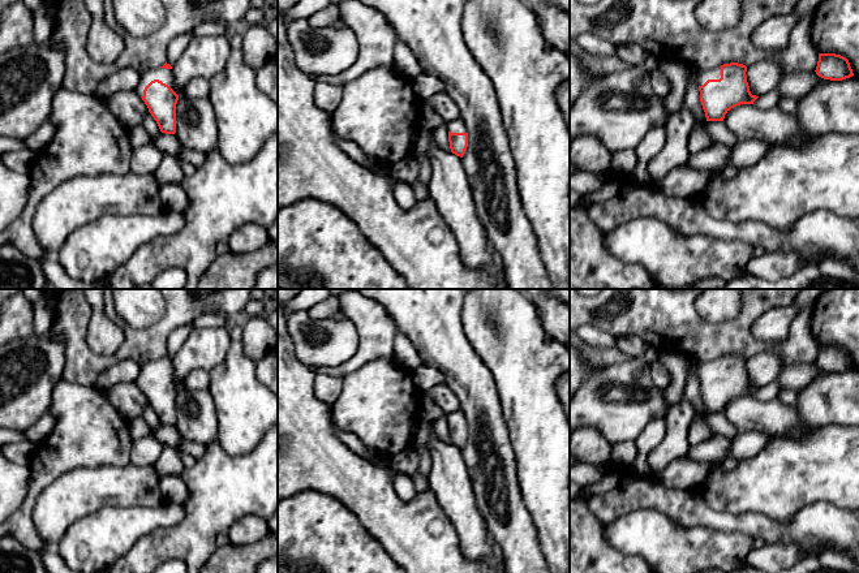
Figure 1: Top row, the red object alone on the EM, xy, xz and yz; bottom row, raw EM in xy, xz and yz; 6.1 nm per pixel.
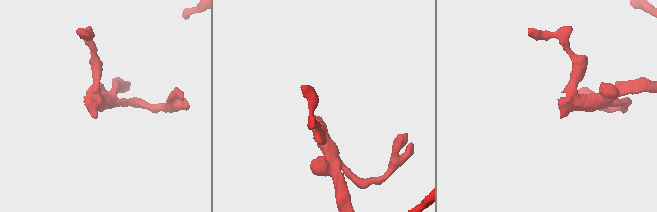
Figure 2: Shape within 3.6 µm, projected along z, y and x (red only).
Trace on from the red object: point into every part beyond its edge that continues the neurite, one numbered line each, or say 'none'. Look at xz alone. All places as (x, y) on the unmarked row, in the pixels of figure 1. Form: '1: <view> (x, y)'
1: xz (458, 417)

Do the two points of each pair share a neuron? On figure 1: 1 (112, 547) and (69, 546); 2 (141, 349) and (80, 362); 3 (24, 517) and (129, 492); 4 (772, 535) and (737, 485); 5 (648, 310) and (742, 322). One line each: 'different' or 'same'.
1: same
2: same
3: different
4: different
5: same

